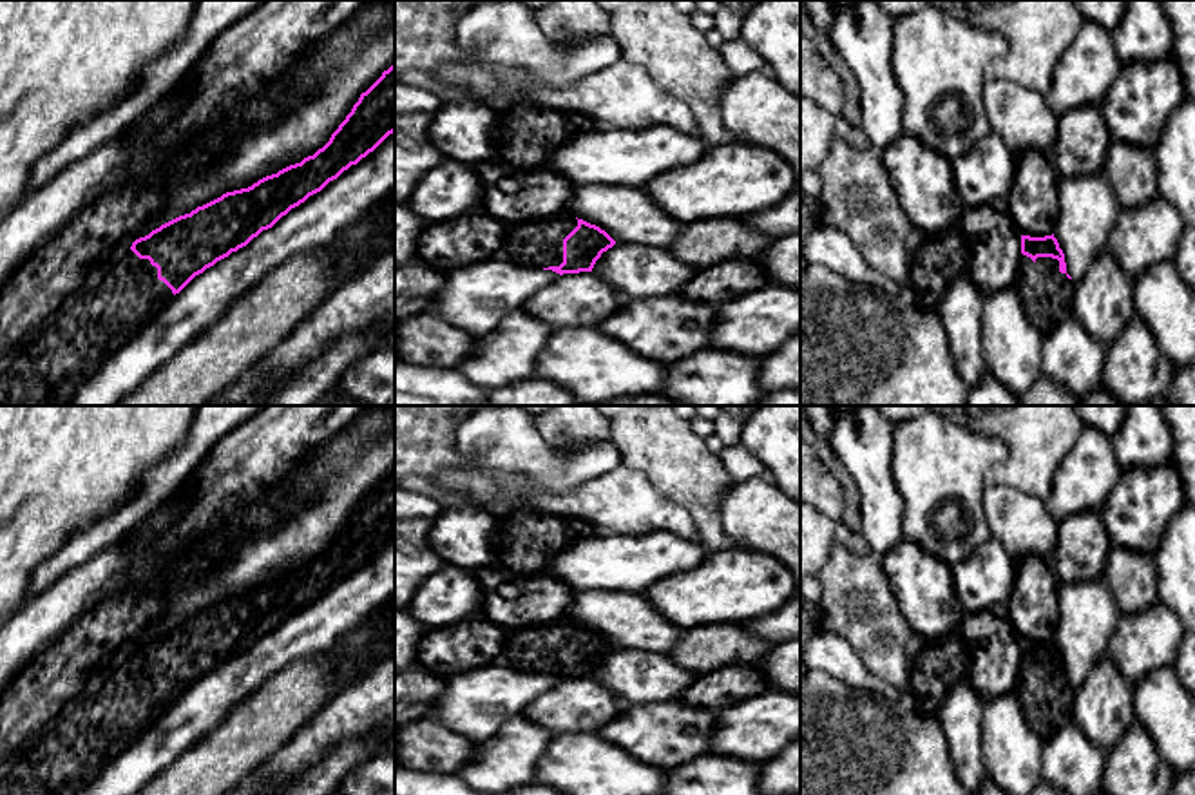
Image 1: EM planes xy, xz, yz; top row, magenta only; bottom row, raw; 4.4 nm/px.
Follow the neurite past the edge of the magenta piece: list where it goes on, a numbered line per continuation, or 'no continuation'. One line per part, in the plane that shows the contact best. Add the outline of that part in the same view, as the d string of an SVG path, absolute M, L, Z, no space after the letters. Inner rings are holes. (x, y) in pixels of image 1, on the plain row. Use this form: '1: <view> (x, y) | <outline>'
1: xz (538, 649) | M569 619L509 630L500 663L518 672L559 672L563 668L563 645L576 632L578 625Z

